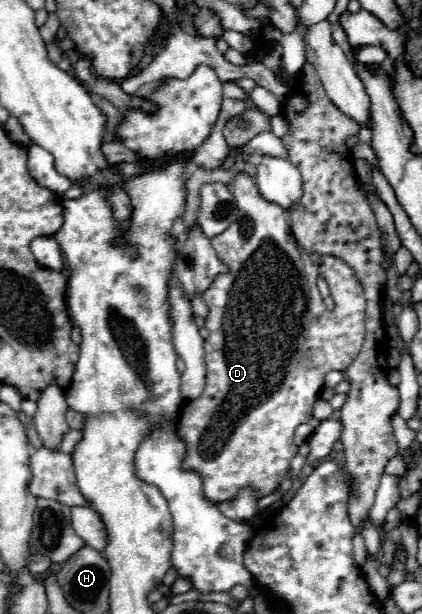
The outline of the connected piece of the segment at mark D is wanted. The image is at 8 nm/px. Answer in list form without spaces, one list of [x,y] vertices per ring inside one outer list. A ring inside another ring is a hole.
[[[245,172],[233,178],[229,190],[239,210],[237,222],[211,240],[215,252],[219,252],[219,260],[229,272],[217,276],[209,290],[203,292],[203,300],[209,306],[209,316],[205,320],[205,328],[209,330],[205,340],[207,384],[199,400],[189,400],[181,406],[177,422],[179,438],[187,448],[183,468],[203,478],[203,494],[213,504],[233,500],[245,486],[251,486],[259,496],[275,492],[289,470],[291,458],[297,454],[293,432],[301,422],[311,418],[311,408],[325,374],[331,370],[345,370],[361,352],[361,336],[365,338],[365,296],[353,268],[335,256],[303,252],[289,232],[285,210],[265,200],[253,178]],[[317,276],[329,276],[331,292],[345,292],[333,294],[335,310],[323,306],[315,288]]]

